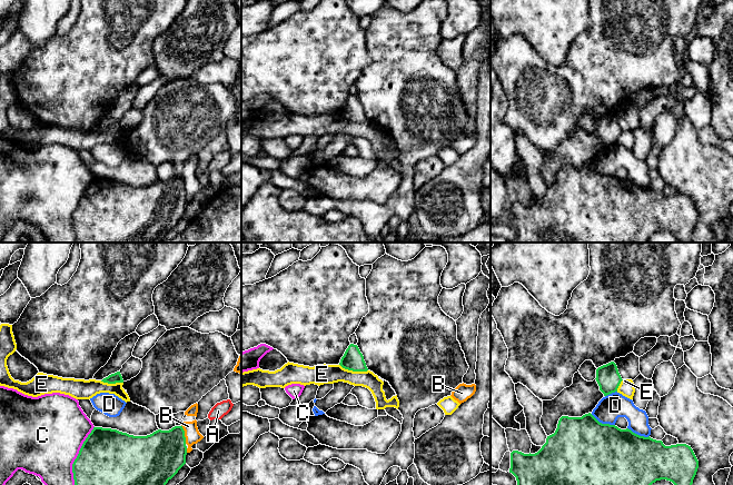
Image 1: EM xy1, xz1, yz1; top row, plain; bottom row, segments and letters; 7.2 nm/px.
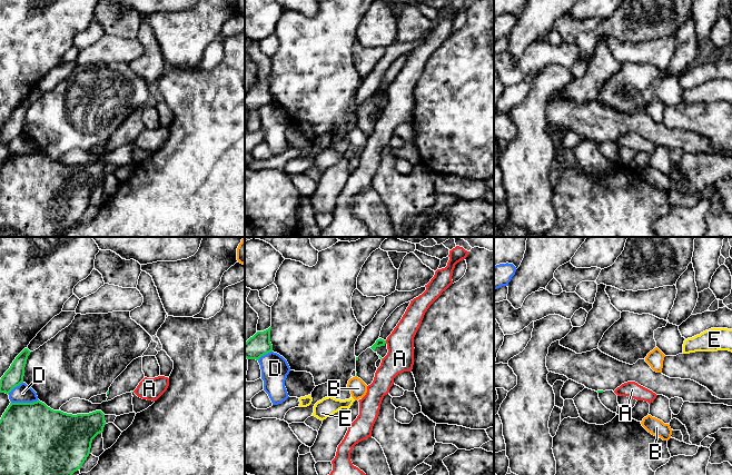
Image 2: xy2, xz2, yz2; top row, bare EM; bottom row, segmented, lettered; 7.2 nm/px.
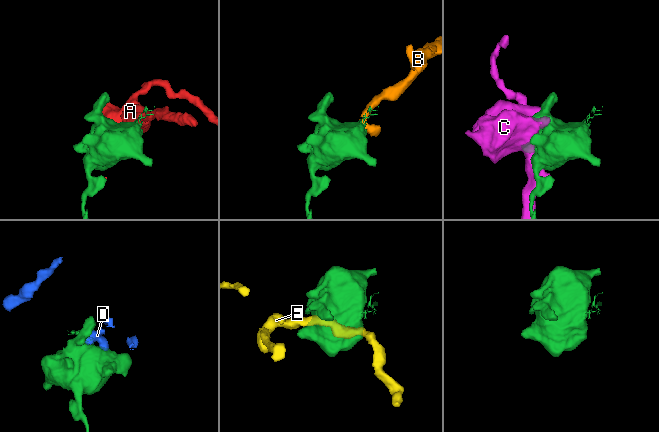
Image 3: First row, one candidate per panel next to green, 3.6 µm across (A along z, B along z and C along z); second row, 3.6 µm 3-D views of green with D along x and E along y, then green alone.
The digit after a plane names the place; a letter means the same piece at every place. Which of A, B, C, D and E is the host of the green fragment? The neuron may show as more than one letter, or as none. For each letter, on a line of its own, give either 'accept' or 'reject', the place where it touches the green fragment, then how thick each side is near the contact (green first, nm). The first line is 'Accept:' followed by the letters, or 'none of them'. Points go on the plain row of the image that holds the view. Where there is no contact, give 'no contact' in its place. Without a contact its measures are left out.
Accept: none of them
A: reject; meets green in xz2 at (385, 92); 50 nm thick on the green side, 200 nm on the other
B: reject; meets green in xy1 at (184, 185); 340 nm thick on the green side, 110 nm on the other
C: reject; meets green in xy1 at (76, 209); 500 nm thick on the green side, 500 nm on the other
D: reject; meets green in xy2 at (25, 154); 480 nm thick on the green side, 130 nm on the other
E: reject; meets green in xz1 at (354, 121); 160 nm thick on the green side, 140 nm on the other

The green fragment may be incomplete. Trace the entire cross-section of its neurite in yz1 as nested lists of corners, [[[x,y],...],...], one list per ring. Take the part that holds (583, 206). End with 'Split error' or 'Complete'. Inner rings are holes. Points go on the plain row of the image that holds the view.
[[[591,164],[582,168],[562,167],[554,185],[535,205],[511,204],[511,219],[517,231],[516,242],[648,242],[656,231],[672,232],[681,242],[690,242],[699,211],[686,195],[665,197],[662,191],[640,187],[631,180],[600,174]]]. Complete

